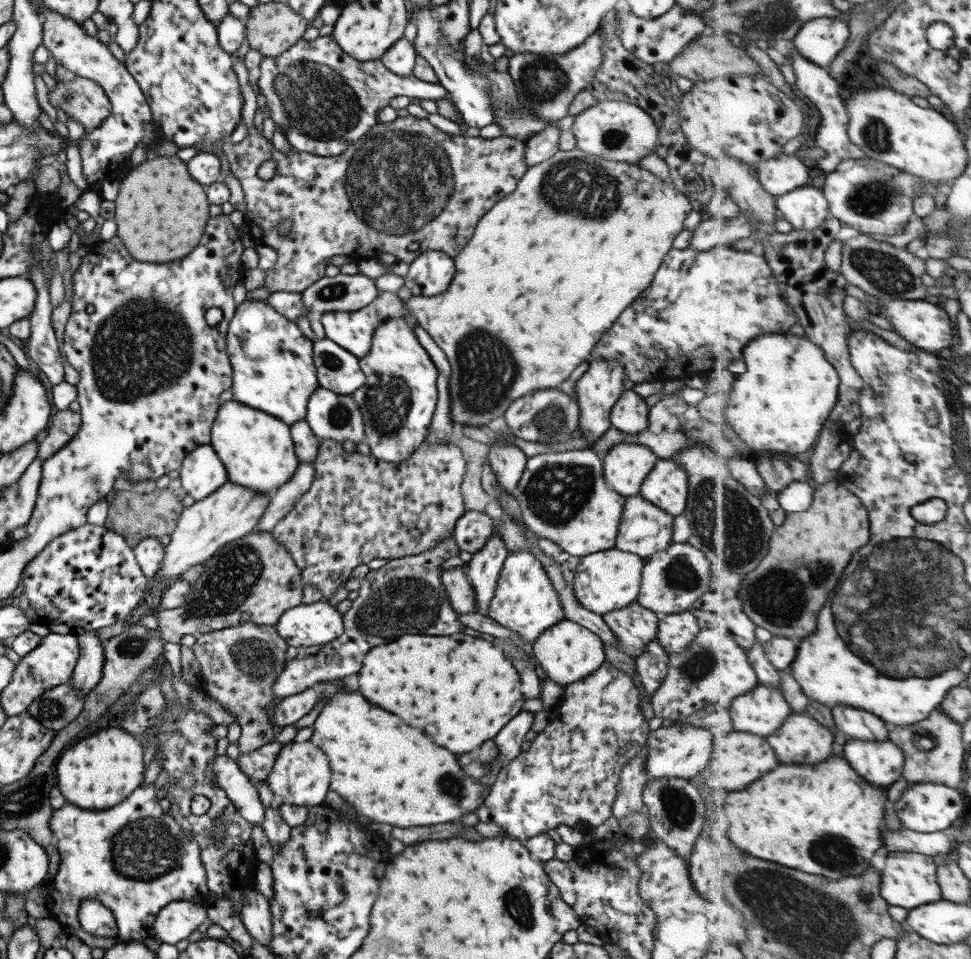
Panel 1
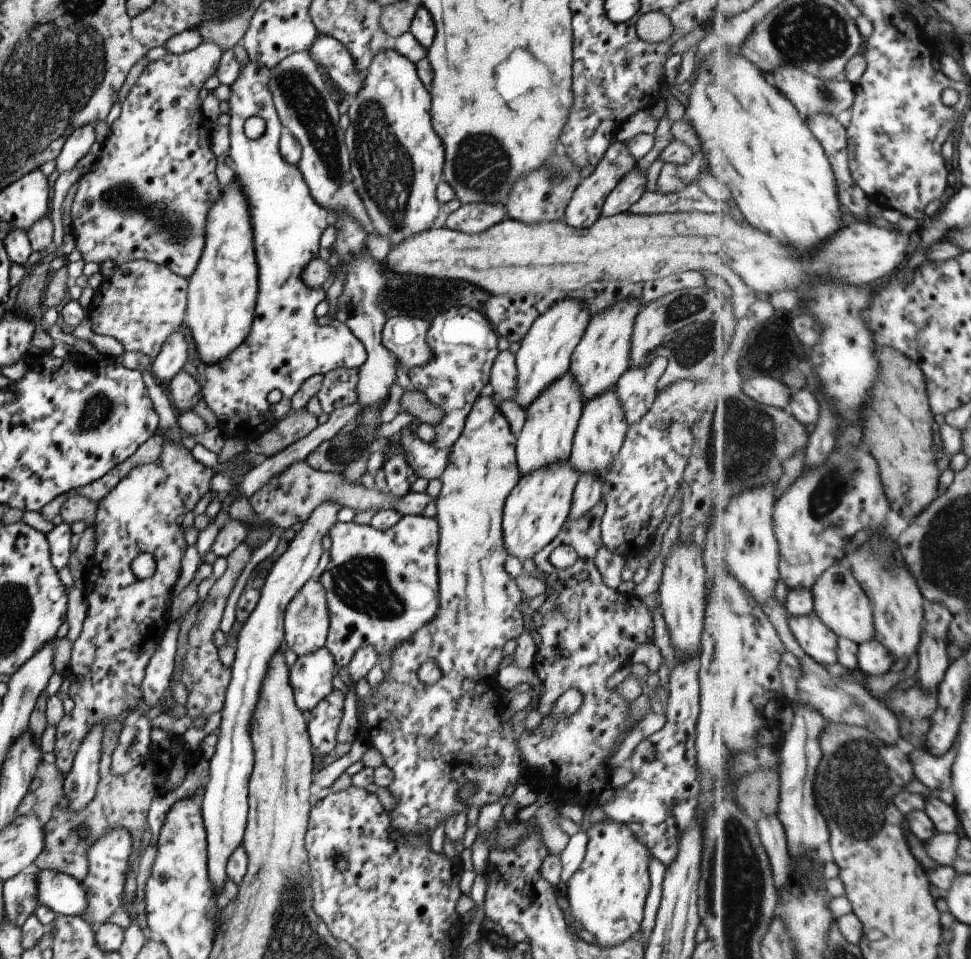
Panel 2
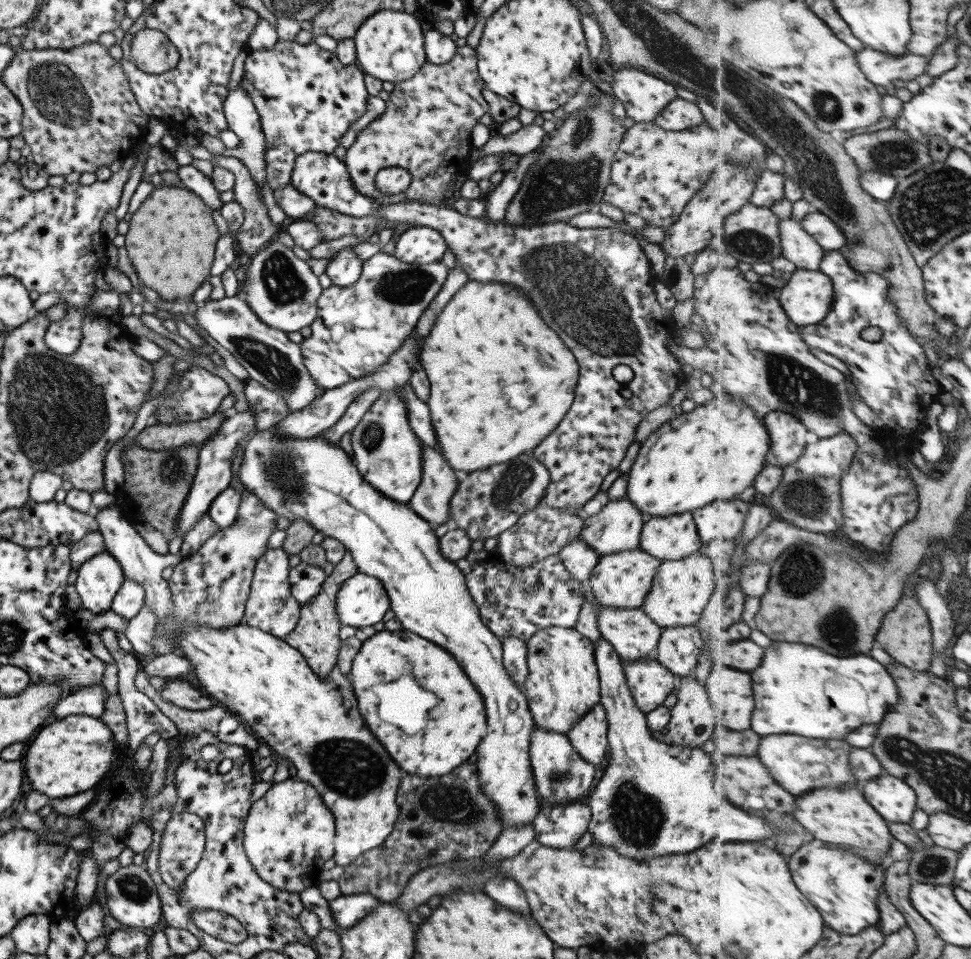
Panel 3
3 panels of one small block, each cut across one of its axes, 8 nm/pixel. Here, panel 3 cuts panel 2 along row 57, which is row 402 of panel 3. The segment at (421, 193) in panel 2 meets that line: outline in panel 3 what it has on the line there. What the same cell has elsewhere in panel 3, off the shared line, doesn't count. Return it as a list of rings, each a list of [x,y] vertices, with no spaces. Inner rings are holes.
[[[394,390],[383,392],[382,396],[369,406],[369,410],[350,432],[352,464],[359,476],[379,494],[407,505],[409,498],[421,482],[421,442],[413,434],[407,422],[407,406]]]

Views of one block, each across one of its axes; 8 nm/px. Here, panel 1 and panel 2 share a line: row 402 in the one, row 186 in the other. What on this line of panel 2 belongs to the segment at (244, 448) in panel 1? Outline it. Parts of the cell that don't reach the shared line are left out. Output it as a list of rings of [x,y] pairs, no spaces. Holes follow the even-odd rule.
[[[229,182],[207,212],[203,250],[187,282],[183,323],[191,333],[201,364],[217,364],[249,335],[257,296],[251,223],[237,182]]]

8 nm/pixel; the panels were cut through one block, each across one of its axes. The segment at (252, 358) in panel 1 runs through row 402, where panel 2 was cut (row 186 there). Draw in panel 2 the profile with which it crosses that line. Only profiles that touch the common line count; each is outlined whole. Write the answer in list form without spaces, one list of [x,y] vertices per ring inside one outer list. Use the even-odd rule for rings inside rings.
[[[249,60],[241,66],[237,80],[229,86],[229,150],[228,157],[235,164],[233,182],[237,182],[239,190],[247,204],[247,214],[251,223],[251,238],[257,268],[257,296],[253,322],[249,335],[241,345],[237,346],[225,360],[217,364],[199,364],[197,366],[197,383],[200,386],[200,397],[211,409],[218,421],[222,433],[233,432],[238,437],[256,437],[266,433],[279,420],[286,417],[291,409],[291,396],[299,390],[299,386],[315,375],[325,375],[335,368],[349,370],[360,368],[366,360],[365,348],[361,342],[342,324],[334,319],[327,326],[319,326],[314,315],[314,308],[324,300],[327,291],[323,288],[307,288],[301,282],[301,272],[305,264],[318,256],[318,243],[323,230],[329,225],[329,212],[321,208],[309,194],[295,164],[288,164],[281,158],[278,141],[283,131],[279,118],[275,113],[270,91],[267,90],[269,69]],[[257,116],[263,119],[265,130],[257,140],[249,140],[243,134],[243,124],[247,118]],[[272,390],[278,390],[281,400],[277,404],[269,404],[266,396]]]

